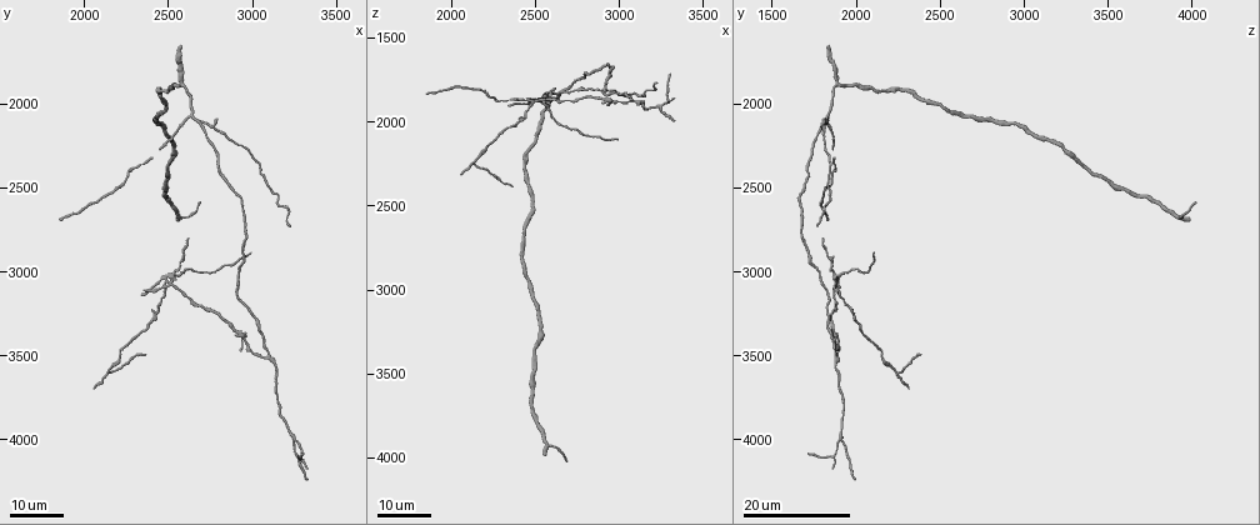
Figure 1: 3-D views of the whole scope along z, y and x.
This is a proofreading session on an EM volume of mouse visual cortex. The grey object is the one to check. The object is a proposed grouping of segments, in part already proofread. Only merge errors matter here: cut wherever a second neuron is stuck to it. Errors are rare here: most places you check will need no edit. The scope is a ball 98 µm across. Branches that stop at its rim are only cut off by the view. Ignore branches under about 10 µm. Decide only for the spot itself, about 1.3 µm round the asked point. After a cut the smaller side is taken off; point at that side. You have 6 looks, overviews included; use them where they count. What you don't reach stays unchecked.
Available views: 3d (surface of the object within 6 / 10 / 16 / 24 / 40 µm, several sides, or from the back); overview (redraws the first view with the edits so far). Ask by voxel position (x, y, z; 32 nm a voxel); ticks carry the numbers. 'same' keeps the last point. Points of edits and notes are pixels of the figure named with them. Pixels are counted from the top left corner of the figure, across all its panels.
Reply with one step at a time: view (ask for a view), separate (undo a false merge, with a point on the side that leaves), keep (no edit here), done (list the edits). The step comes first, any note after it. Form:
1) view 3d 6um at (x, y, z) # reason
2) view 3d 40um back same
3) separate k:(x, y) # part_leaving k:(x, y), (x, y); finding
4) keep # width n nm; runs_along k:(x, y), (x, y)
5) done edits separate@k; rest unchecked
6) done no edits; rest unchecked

view 3d 24um at (3220, 3940, 1900) # sudden change in width

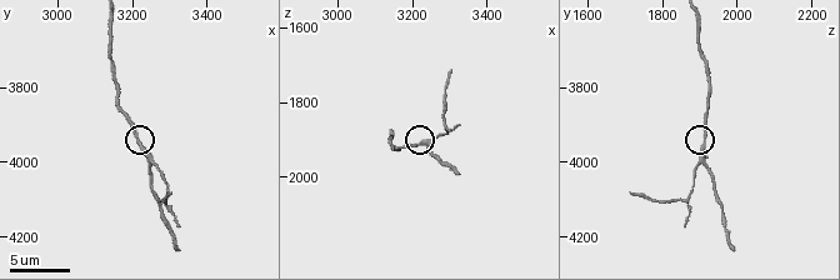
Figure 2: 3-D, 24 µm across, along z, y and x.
view 3d 10um at (3220, 3940, 1920) # zoom in

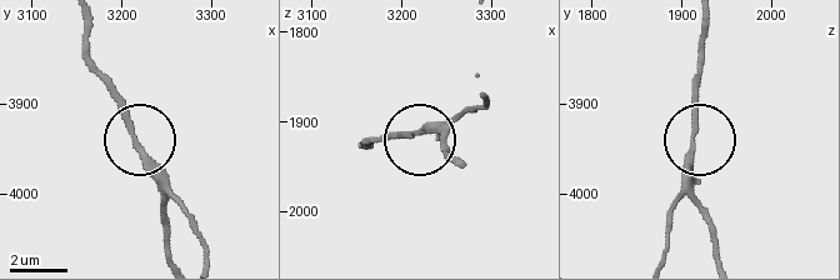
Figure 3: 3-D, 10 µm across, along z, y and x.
keep # runs_along 3:(88, 26), (90, 70), (145, 163), (179, 196); all the same neuron

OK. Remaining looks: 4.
view 3d 16um at (3100, 3520, 1900) # branch point

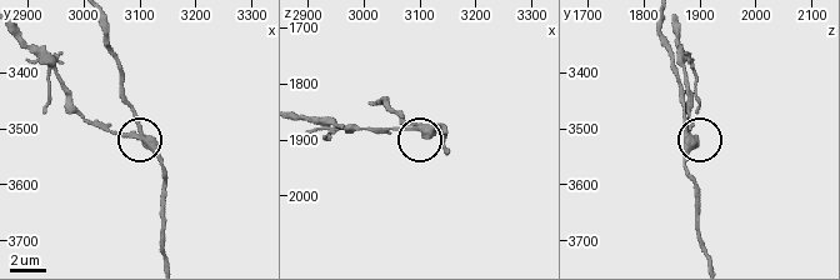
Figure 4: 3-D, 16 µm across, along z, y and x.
view 3d 10um at (3105, 3520, 1880)

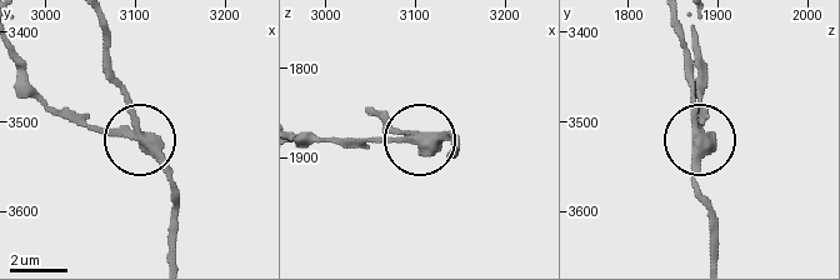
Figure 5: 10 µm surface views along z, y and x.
separate 5:(103, 133) # width 380 nm; part_leaving 5:(145, 138), (119, 138), (69, 121), (33, 88), (24, 66); two neurons meet here

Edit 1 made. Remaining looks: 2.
done edits separate@5; rest unchecked

